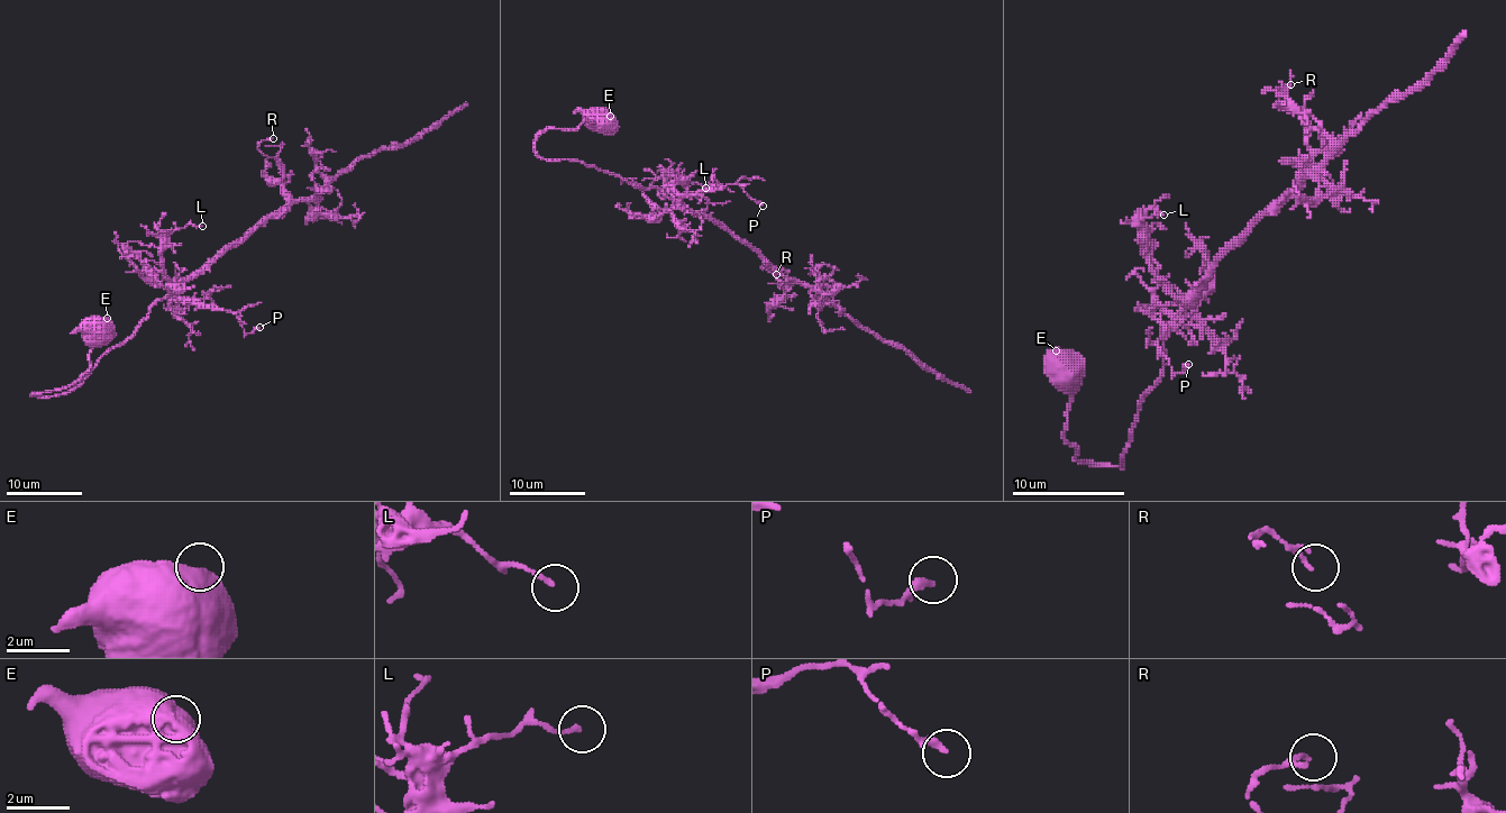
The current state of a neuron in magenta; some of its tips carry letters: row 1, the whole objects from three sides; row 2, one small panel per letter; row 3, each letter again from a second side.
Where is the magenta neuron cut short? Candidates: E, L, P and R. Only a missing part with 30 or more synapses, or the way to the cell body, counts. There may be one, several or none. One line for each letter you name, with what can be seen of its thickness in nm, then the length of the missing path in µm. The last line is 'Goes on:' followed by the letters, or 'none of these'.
Goes on: none of these

